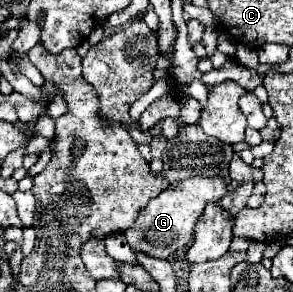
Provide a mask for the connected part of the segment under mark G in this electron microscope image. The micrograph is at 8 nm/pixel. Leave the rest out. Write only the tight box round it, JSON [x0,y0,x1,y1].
[125,176,227,258]

